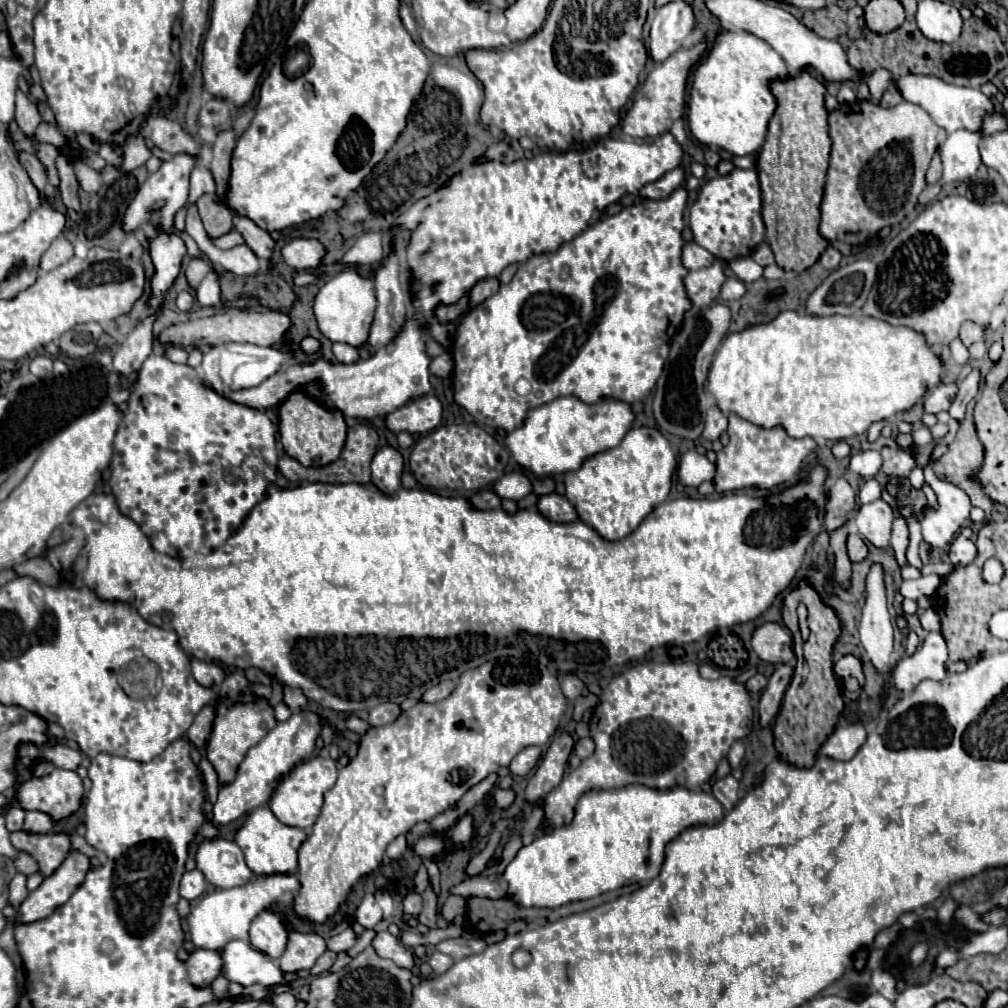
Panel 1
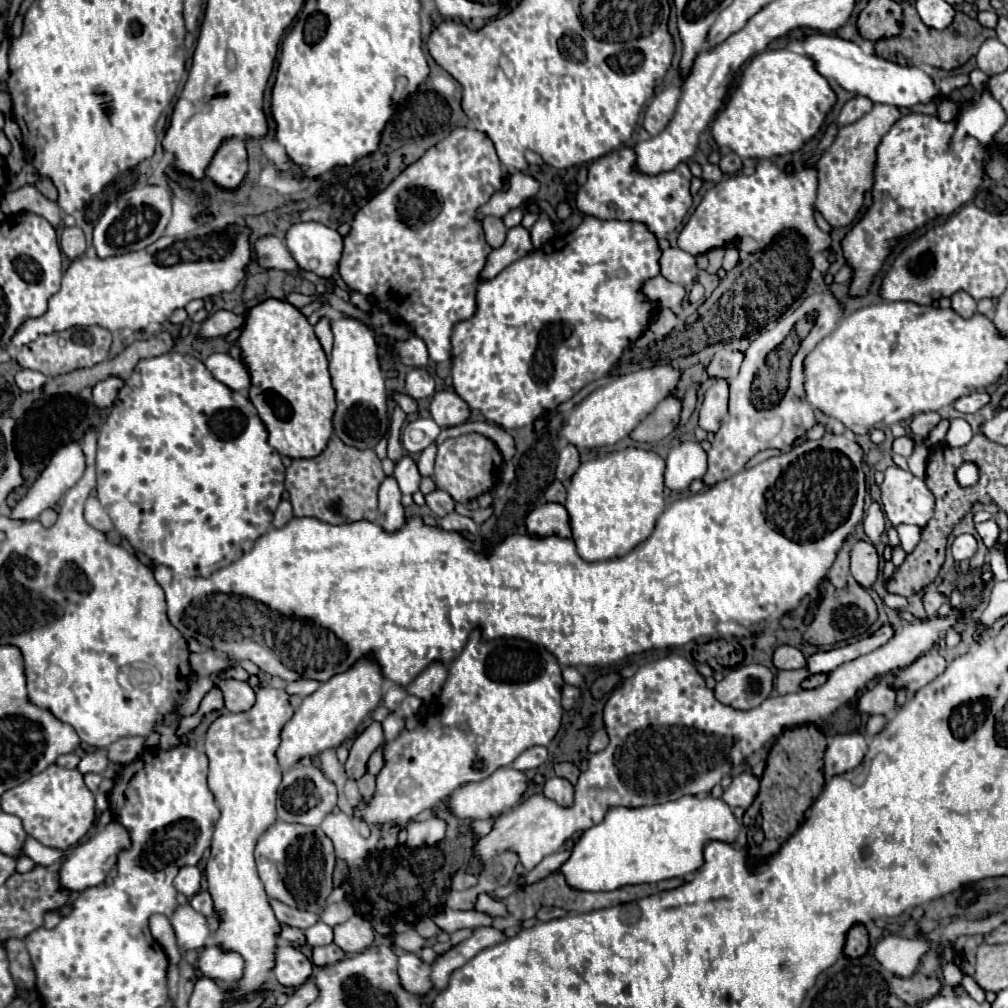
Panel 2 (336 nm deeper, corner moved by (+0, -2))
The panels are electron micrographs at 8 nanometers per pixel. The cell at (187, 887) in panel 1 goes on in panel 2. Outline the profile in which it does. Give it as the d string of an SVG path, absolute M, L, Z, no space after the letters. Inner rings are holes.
M183 867L175 877L173 885L185 897L193 897L201 889L201 871L197 867Z

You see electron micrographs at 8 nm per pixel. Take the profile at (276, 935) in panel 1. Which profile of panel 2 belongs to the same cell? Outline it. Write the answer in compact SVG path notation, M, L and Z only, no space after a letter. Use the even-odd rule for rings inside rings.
M279 943L275 947L275 967L273 977L285 987L303 985L311 975L311 961L295 947L287 943Z

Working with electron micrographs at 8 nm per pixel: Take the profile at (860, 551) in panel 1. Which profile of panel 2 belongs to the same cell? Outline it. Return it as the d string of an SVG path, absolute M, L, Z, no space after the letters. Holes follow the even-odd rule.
M857 541L851 549L851 573L857 579L859 585L871 587L877 579L879 557L875 553L875 547L867 541Z

